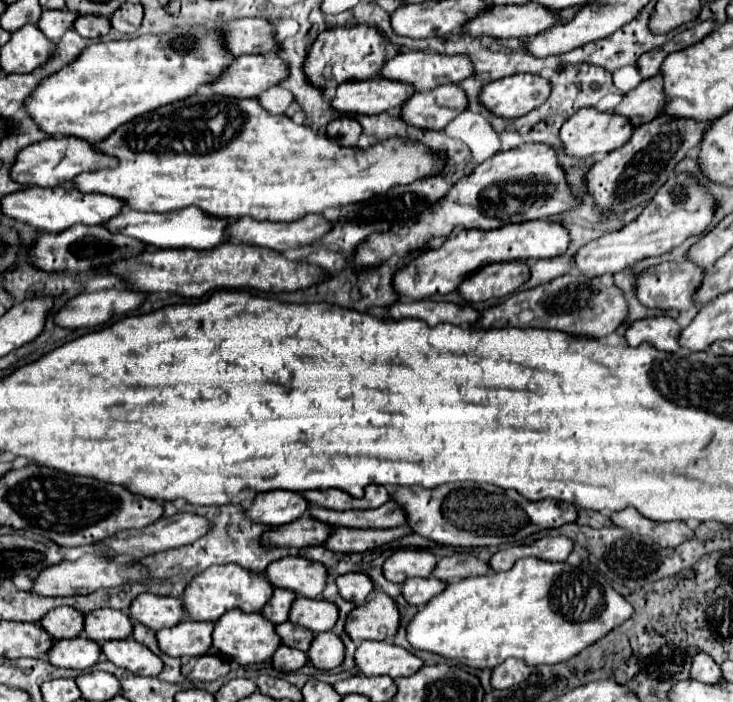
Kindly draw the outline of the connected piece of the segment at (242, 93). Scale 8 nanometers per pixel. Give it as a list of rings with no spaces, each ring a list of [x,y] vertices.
[[[241,55],[221,75],[211,83],[211,89],[217,95],[245,99],[281,83],[287,77],[287,65],[275,55]]]

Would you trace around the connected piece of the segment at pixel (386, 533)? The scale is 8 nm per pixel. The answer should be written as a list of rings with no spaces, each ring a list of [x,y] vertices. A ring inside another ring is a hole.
[[[335,527],[335,531],[327,537],[323,547],[333,553],[361,553],[373,547],[387,545],[399,537],[409,535],[411,529],[347,529]]]

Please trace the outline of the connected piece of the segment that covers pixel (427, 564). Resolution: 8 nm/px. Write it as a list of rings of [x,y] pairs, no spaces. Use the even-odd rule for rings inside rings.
[[[399,549],[385,559],[383,573],[387,581],[401,585],[409,577],[429,577],[435,565],[435,555],[425,549]]]

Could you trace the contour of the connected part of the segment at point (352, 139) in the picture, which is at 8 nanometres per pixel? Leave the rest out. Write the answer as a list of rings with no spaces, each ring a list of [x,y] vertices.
[[[337,117],[327,125],[327,137],[341,147],[355,147],[361,135],[361,125],[353,117]]]

